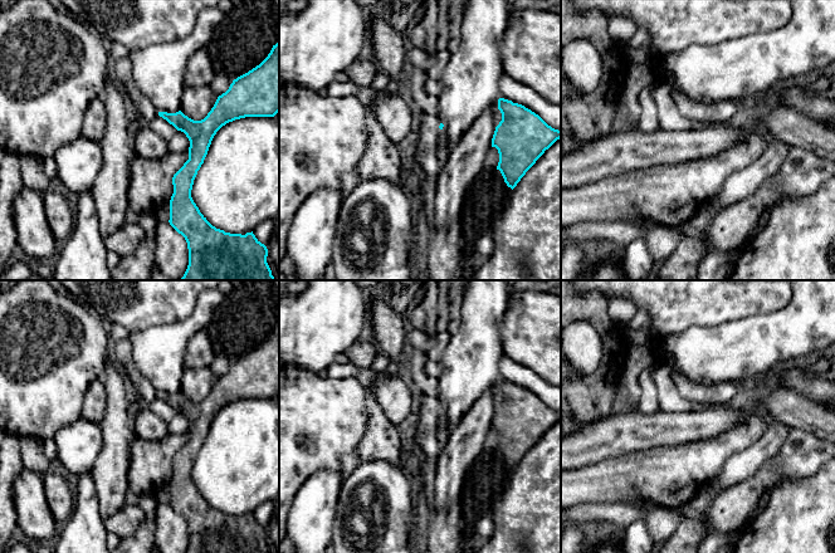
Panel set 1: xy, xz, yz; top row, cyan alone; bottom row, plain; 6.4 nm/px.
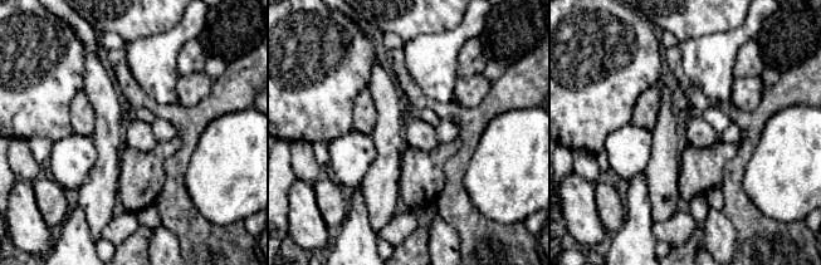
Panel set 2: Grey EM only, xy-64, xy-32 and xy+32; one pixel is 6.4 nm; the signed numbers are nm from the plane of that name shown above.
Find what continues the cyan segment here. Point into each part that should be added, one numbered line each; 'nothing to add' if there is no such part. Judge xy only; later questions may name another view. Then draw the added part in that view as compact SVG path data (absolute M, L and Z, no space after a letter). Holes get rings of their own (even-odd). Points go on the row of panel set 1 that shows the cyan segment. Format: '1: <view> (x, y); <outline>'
1: xy (123, 67); M130 58L117 59L114 65L117 79L123 84L124 90L133 102L137 113L140 113L146 122L152 121L158 116L158 111L152 102L138 89L132 77L132 63Z

